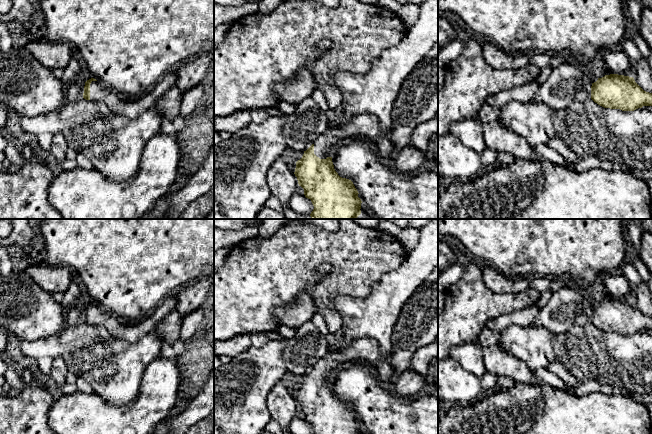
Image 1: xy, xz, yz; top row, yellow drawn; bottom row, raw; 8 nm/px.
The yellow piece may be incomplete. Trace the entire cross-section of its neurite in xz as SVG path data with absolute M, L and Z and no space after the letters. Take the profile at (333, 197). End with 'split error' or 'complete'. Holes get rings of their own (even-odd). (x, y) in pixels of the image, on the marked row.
M369 113L353 116L349 121L336 128L328 128L304 151L300 160L296 162L295 176L298 184L304 189L304 195L310 199L314 209L310 219L356 219L361 214L361 199L353 182L342 178L334 169L333 152L338 145L352 140L355 136L366 136L376 146L381 157L389 157L394 150L390 140L390 133L384 134L378 118Z; split error

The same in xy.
M168 72L148 93L130 98L121 96L107 85L91 78L85 82L83 98L104 103L113 113L136 119L154 107L159 98L175 86L175 80L176 72Z; split error

